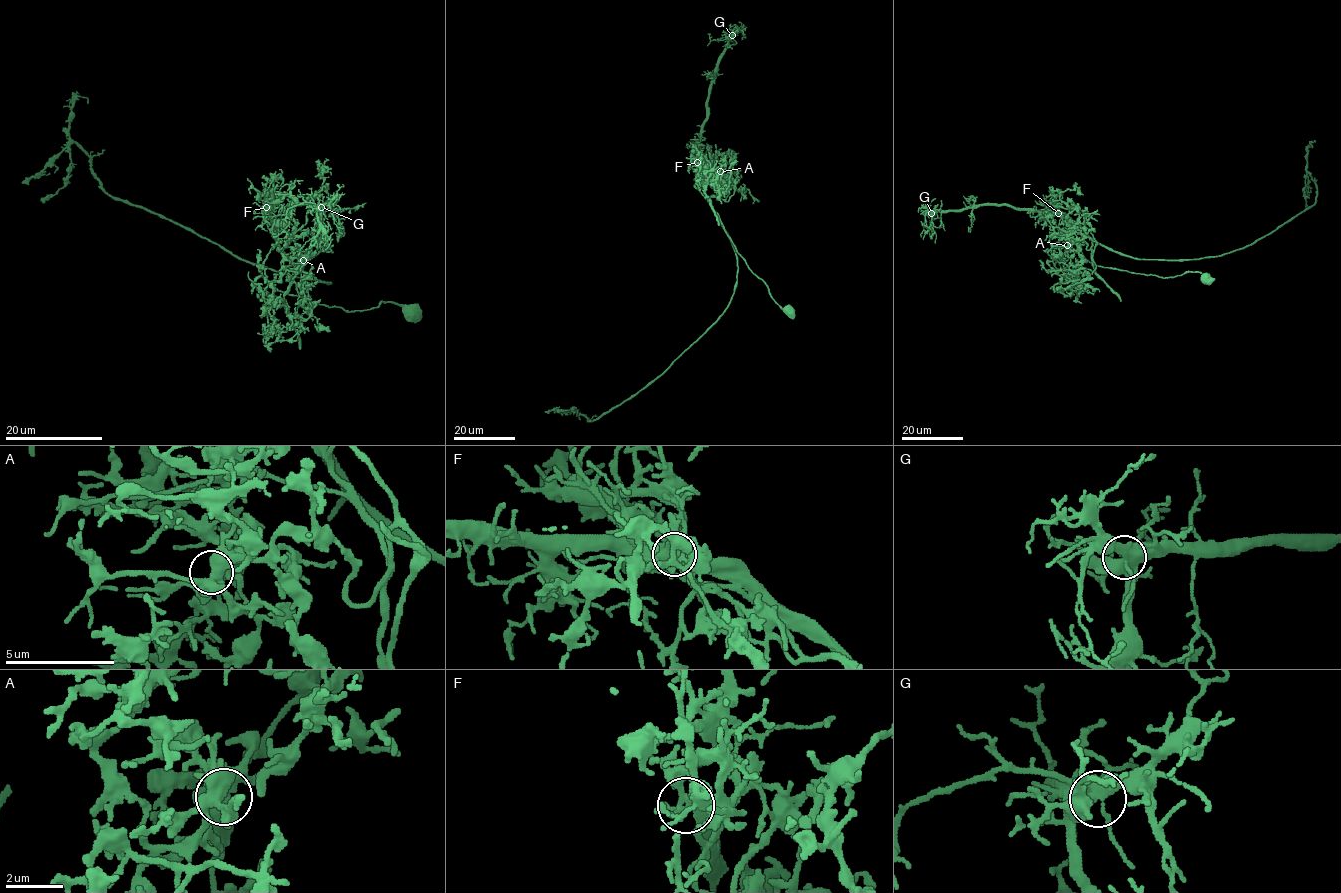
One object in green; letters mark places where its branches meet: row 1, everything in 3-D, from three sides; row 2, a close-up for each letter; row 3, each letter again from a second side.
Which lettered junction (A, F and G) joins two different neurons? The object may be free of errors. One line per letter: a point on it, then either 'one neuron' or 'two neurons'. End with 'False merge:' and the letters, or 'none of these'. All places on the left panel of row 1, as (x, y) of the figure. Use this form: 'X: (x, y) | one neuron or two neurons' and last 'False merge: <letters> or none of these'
A: (303, 260) | one neuron
F: (266, 207) | two neurons
G: (321, 207) | one neuron
False merge: F

